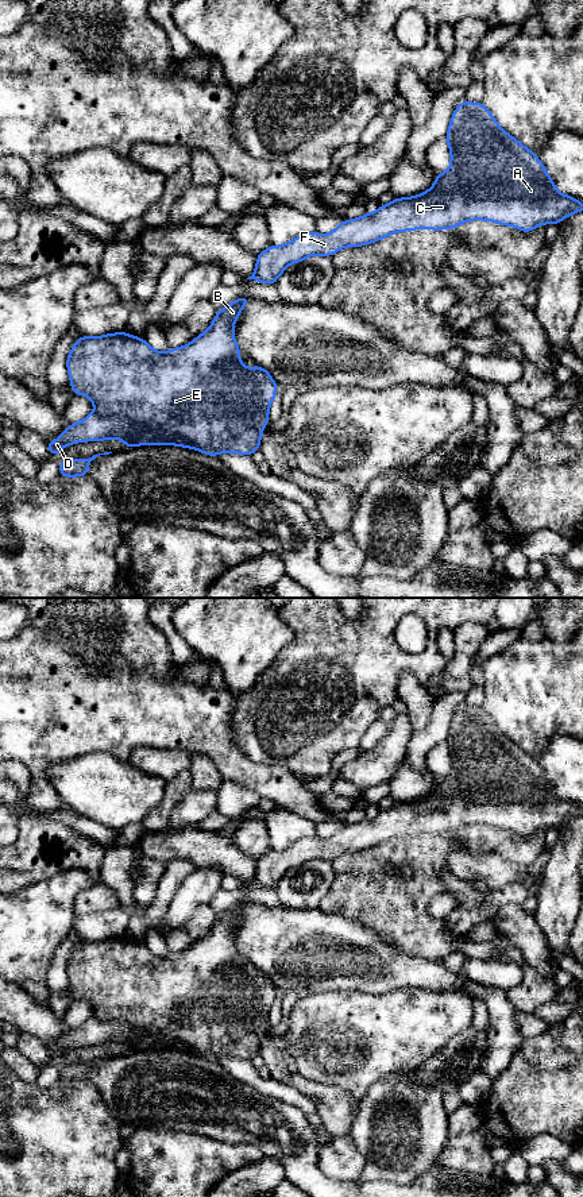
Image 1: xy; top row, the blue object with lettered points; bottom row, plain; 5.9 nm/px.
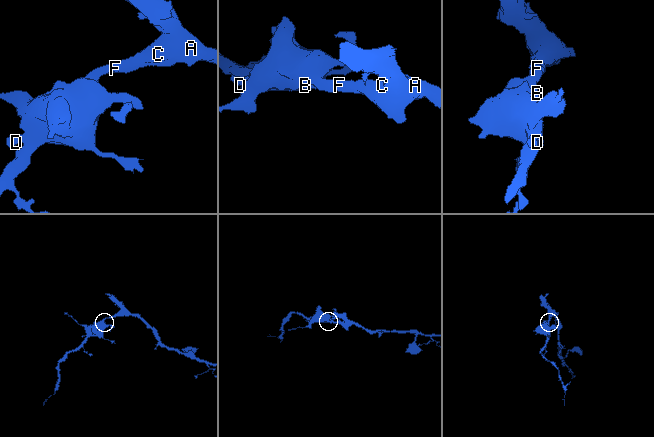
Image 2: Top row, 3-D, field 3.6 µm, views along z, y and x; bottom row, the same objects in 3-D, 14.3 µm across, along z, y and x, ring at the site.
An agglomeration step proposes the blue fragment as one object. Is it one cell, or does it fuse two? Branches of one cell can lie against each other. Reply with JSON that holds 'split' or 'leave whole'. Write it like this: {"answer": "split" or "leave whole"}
{"answer": "split"}

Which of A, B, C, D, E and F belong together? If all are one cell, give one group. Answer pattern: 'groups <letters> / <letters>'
groups A B C E F / D

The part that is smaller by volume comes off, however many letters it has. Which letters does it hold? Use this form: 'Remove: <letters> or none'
Remove: D

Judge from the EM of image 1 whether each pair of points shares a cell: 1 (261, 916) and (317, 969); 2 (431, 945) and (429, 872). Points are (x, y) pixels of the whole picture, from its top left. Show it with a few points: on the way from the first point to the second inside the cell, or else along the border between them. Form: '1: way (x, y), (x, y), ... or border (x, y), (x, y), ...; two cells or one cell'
1: way (274, 930), (304, 956); one cell
2: way (420, 927), (420, 889); one cell

